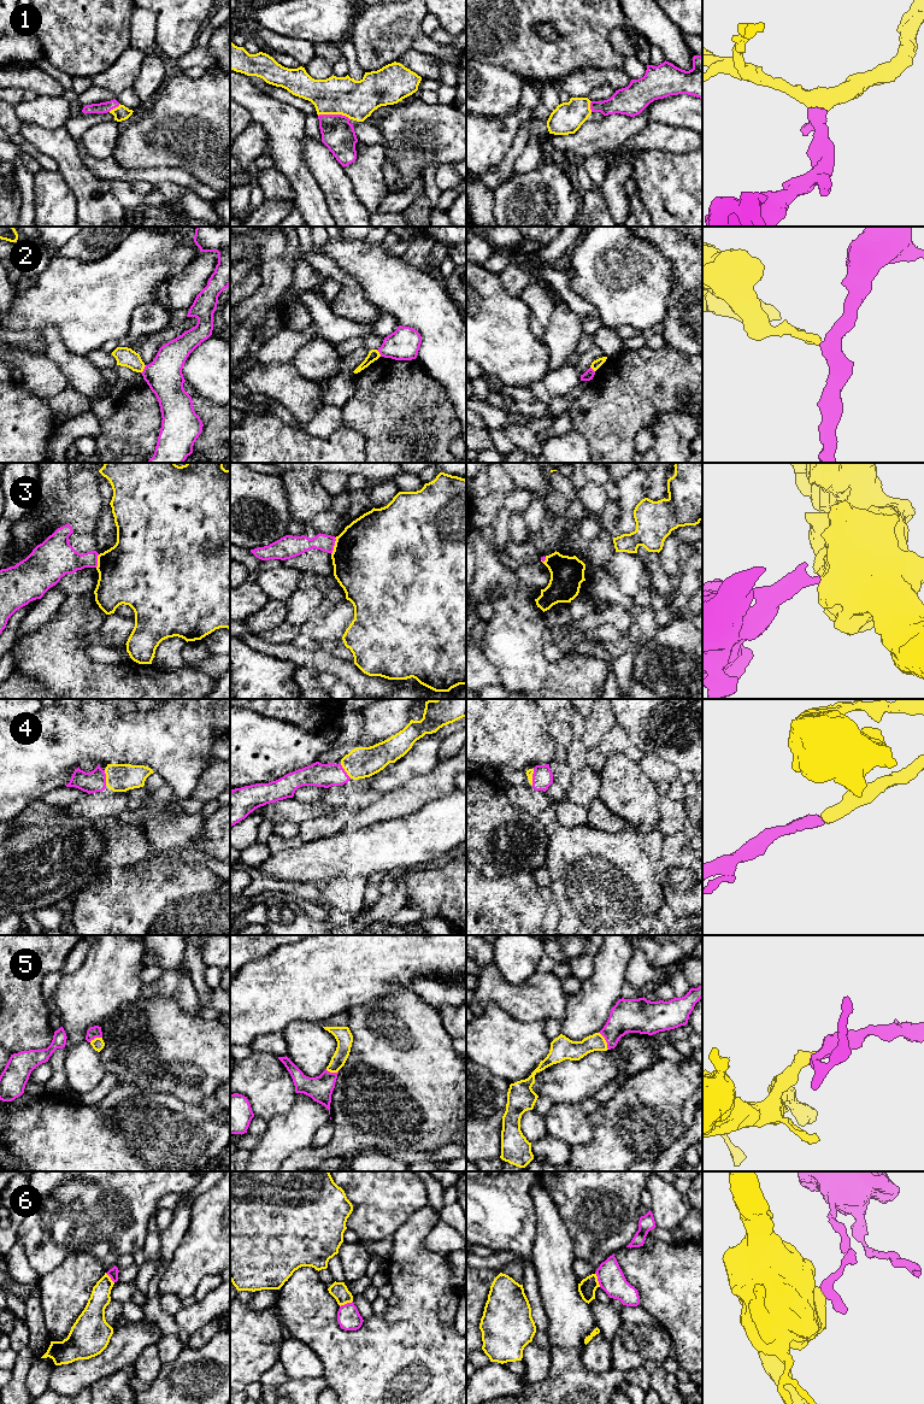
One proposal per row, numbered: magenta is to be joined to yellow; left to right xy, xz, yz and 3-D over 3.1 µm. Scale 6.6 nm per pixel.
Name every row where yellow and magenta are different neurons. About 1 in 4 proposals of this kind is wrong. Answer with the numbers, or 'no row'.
2, 3, 6

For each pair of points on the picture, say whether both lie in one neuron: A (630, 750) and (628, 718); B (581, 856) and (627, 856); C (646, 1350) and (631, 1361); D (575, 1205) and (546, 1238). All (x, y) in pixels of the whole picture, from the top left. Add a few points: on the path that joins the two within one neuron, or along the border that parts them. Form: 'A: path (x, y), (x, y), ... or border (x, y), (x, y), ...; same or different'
A: border (618, 723), (628, 739), (642, 753); different
B: path (592, 856), (616, 856); same
C: path (642, 1350), (635, 1357); same
D: border (549, 1193), (569, 1234), (571, 1246); different

